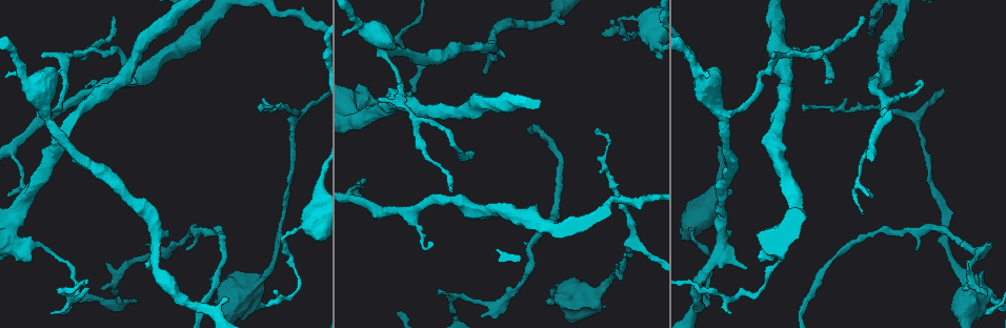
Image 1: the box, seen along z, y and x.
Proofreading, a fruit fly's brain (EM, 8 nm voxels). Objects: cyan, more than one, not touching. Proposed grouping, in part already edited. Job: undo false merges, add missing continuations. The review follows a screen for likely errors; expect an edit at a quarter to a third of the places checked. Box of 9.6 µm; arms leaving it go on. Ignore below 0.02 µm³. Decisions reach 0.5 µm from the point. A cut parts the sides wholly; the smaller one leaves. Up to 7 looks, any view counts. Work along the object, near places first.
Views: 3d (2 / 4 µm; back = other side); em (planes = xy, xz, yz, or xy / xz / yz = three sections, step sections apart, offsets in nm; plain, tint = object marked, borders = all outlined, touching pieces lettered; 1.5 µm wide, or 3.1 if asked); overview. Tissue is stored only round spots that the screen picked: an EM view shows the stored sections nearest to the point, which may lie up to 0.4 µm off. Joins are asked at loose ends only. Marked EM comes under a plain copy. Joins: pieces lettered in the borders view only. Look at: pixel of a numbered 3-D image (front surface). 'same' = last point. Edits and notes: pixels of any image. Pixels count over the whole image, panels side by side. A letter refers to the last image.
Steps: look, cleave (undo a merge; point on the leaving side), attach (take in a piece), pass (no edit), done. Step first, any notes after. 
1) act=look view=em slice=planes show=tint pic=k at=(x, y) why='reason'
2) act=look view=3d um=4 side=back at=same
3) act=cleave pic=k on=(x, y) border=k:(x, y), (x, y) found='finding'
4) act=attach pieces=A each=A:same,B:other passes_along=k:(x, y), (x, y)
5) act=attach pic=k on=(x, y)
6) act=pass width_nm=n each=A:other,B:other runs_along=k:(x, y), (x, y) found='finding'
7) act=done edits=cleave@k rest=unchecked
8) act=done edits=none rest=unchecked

act=look view=3d um=4 pic=1 at=(986, 312) why='an open end'

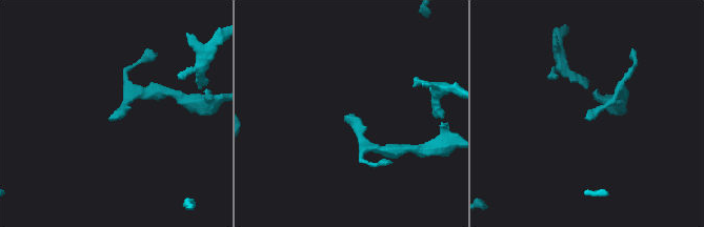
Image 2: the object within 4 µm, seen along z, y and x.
act=look view=em slice=planes show=borders pic=2 at=(585, 117) why='need the tissue'

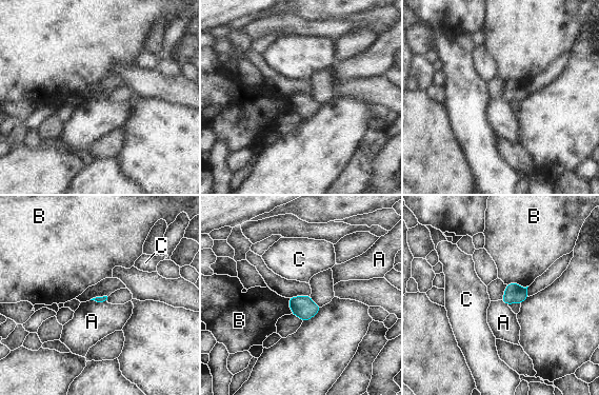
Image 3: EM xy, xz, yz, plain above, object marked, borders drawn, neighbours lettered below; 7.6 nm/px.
act=pass each=A:other,B:other,C:other border=3:(91, 299), (97, 301), (106, 300) found='none of them fits'

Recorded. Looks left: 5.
act=look view=3d um=2 pic=1 at=(377, 99) why='thin end'

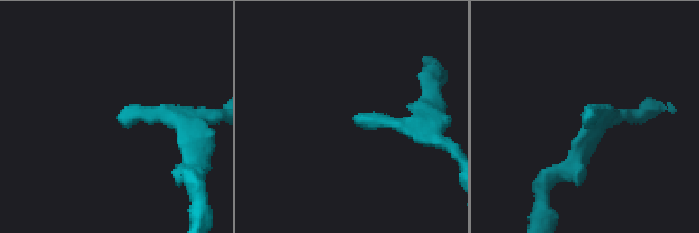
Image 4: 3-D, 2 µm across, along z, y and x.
act=look view=em slice=xz step=8 show=borders pic=4 at=(584, 119) why='now the EM'

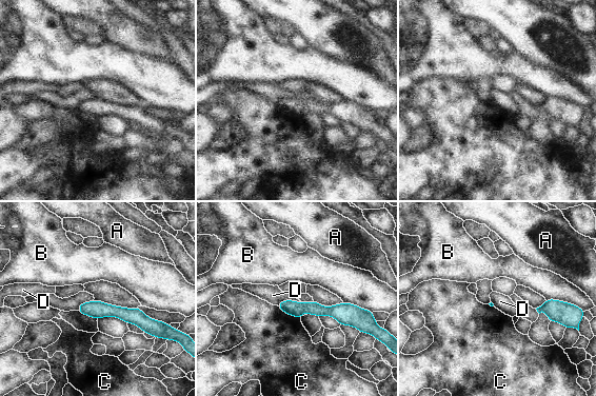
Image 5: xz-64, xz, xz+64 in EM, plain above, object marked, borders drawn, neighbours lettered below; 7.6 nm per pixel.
act=pass longest_contact=B:220nm each=A:other,B:other,C:other,D:other border=5:(301, 302), (281, 300), (277, 305) found='no lettered piece goes on from it'

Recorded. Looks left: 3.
act=look view=3d um=4 pic=1 at=(603, 36) why='branch stops here'

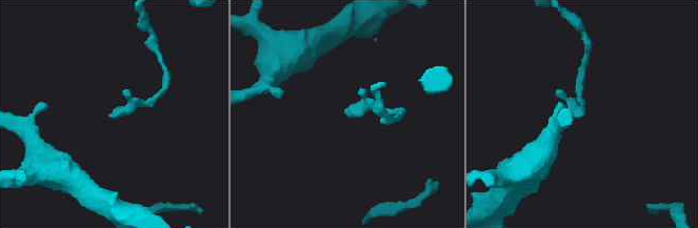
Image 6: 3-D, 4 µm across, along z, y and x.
act=look view=em slice=planes show=tint pic=6 at=(111, 115)

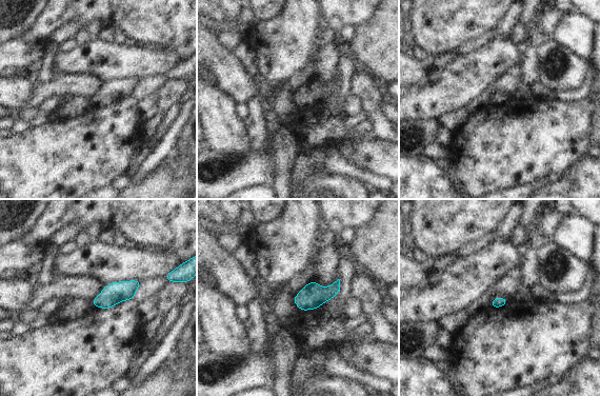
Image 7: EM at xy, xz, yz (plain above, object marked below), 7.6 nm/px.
act=look view=em slice=planes show=borders at=same why='what lies round it'

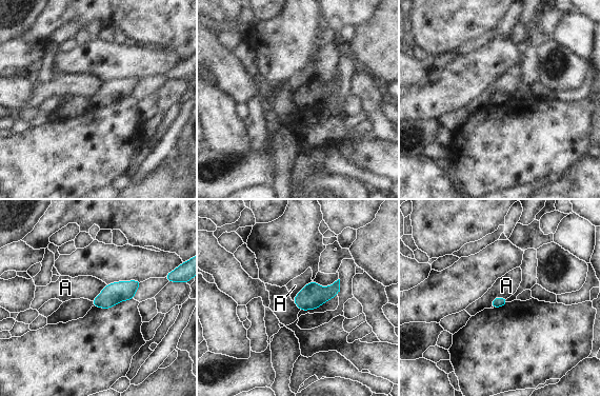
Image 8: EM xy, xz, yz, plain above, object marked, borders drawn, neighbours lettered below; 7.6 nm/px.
act=pass each=A:other found='none of them fits'

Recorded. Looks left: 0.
act=done edits=none rest=unchecked

